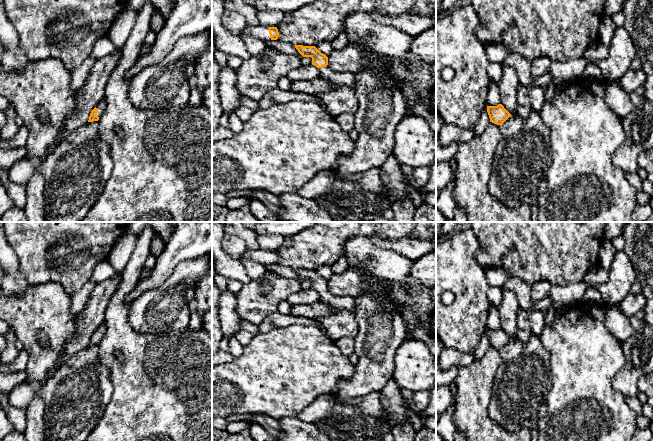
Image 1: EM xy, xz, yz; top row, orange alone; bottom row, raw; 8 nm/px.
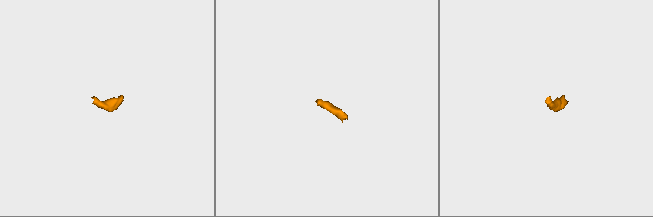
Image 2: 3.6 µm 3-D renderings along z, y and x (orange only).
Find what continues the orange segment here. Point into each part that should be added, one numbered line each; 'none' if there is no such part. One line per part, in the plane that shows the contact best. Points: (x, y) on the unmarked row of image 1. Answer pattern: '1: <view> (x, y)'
1: xy (101, 330)
2: xz (260, 256)

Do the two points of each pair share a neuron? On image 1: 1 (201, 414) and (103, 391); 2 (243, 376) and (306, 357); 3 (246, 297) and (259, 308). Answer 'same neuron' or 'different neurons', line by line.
1: different neurons
2: same neuron
3: same neuron

